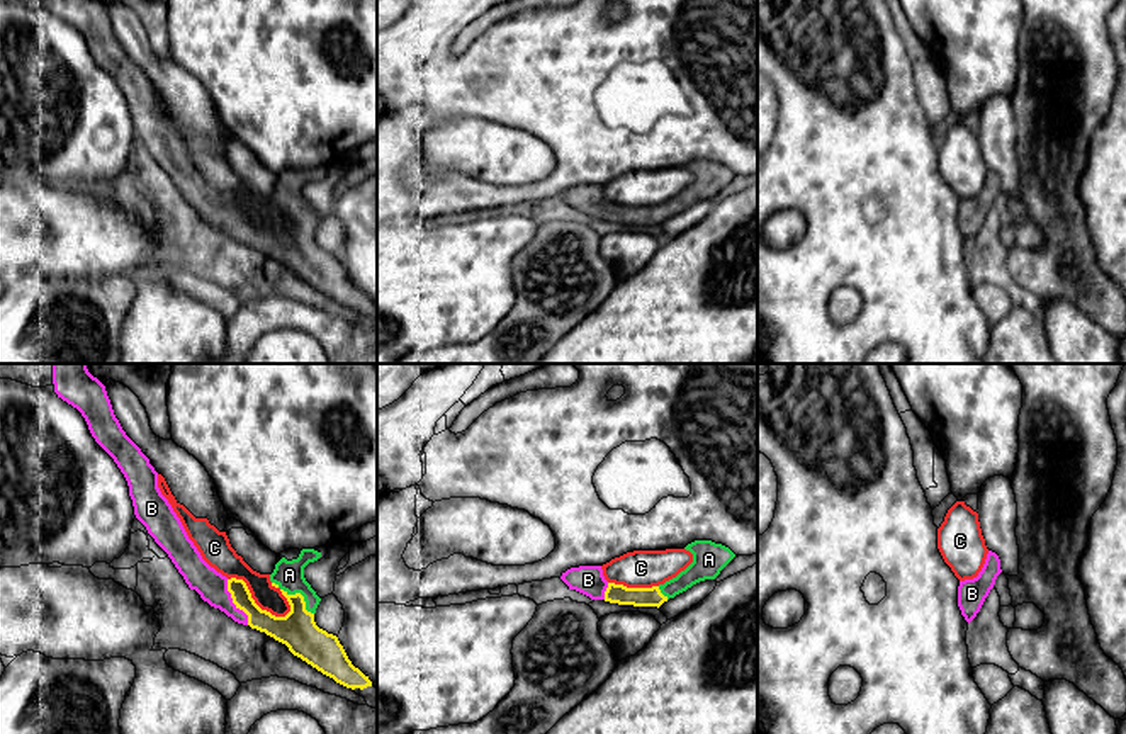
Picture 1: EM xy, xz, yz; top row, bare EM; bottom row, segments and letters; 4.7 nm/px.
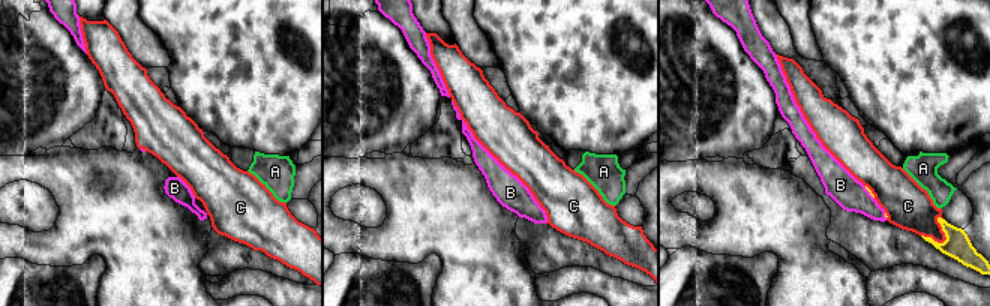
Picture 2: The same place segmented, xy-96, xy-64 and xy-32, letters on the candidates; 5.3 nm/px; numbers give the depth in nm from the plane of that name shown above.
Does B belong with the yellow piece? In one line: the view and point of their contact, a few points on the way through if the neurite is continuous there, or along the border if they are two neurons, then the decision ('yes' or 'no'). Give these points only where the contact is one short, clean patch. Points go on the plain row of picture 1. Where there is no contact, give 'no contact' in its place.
xy (233, 221) | across xy (279, 247), (257, 238), (233, 221), (213, 206) | yes

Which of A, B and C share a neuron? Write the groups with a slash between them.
A B / C

